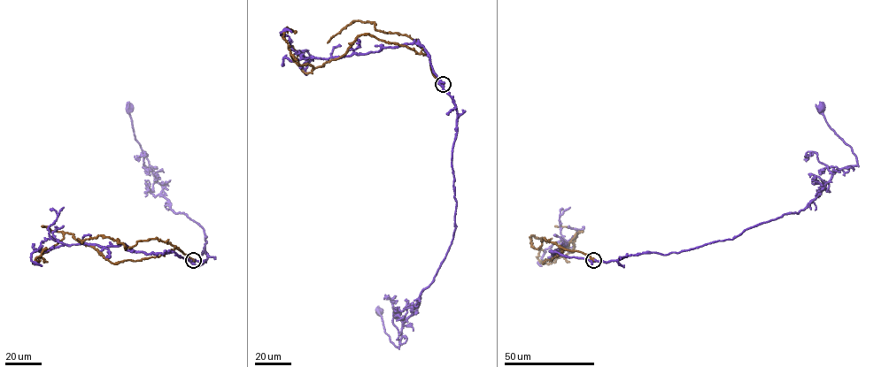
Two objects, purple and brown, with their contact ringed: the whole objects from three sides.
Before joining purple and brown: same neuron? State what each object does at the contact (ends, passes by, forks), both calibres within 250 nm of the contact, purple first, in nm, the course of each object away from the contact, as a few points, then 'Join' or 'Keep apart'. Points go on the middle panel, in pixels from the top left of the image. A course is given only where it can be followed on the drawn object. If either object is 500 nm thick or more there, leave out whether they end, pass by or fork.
Thickness 420 nm (purple) against 500 nm. Course of purple: (443, 84), (457, 111), (452, 154), (453, 236), (433, 281), (403, 323), (398, 347), (385, 332), (380, 310). Course of brown: (443, 84), (427, 55), (367, 34), (322, 66), (300, 64), (282, 37), (287, 27), (296, 32). Keep apart

